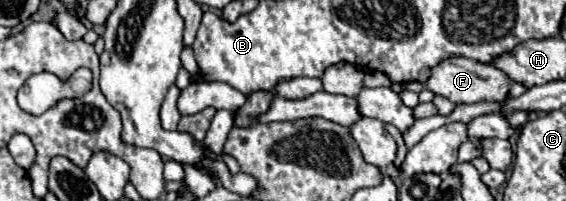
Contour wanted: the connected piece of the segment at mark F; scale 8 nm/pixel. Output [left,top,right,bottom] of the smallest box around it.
[391,56,509,104]

